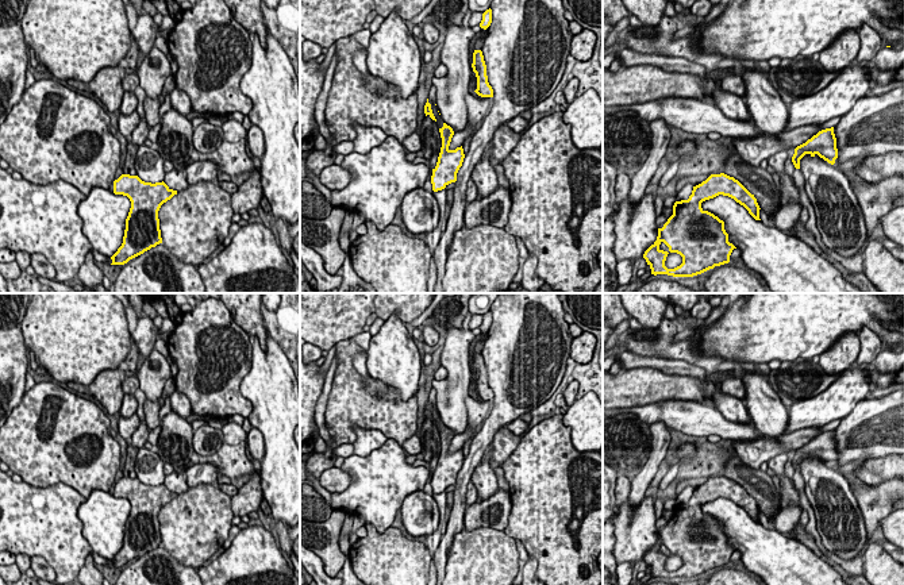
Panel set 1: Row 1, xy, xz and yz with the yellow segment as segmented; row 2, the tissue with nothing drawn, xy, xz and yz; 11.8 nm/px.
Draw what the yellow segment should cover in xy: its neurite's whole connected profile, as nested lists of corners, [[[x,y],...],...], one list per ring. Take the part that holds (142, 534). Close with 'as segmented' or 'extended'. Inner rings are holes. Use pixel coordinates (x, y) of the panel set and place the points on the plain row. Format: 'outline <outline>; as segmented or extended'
outline [[[122,477],[114,484],[114,496],[127,499],[131,504],[123,546],[111,559],[111,567],[124,567],[162,546],[158,513],[177,493],[164,484],[151,486],[138,478]]]; as segmented

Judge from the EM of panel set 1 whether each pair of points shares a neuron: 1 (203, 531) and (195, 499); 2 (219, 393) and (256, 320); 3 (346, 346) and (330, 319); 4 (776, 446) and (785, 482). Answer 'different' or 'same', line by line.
1: same
2: different
3: different
4: different

